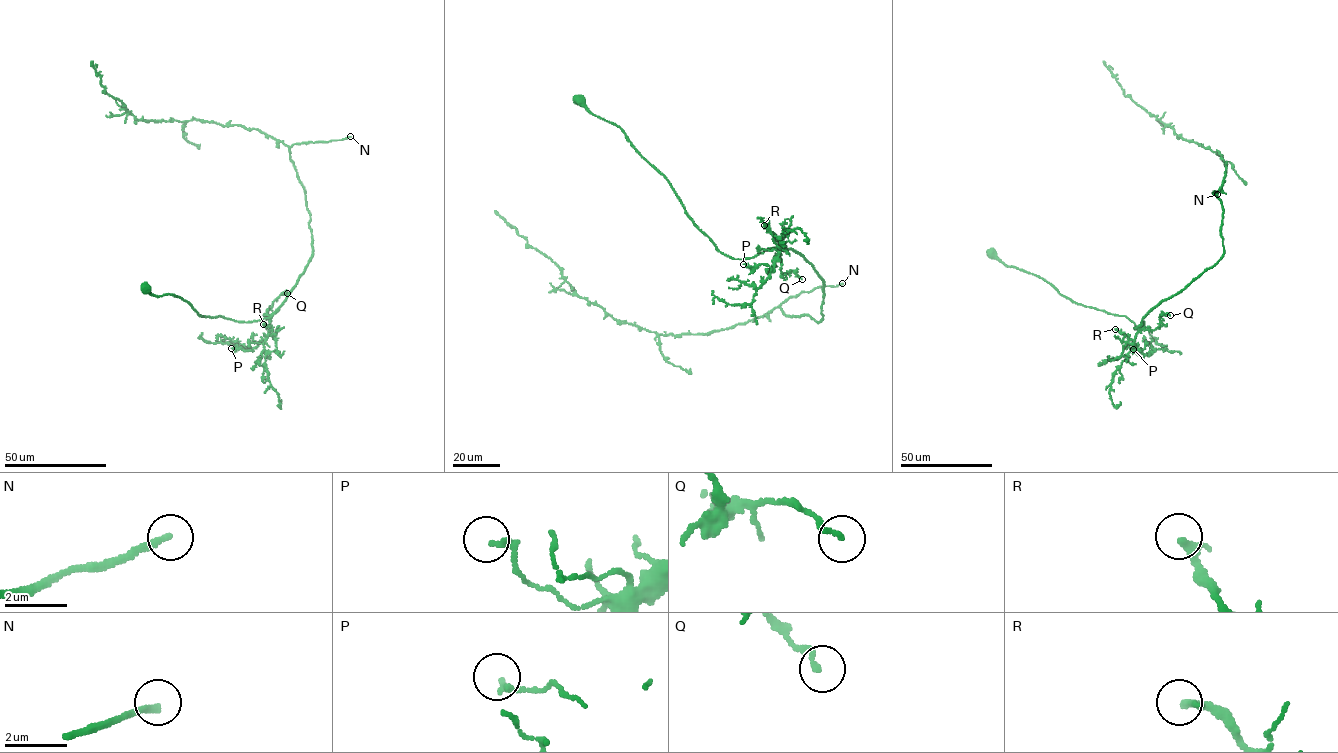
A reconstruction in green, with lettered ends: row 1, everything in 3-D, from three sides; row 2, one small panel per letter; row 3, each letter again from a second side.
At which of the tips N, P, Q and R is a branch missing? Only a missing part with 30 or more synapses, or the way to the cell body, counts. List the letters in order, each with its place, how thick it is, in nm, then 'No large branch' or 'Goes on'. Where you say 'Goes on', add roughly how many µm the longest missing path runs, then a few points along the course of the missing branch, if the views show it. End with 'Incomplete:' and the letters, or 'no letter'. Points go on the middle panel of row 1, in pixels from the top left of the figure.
N: Place: (842, 283). Thickness 200 nm. Goes on. Missing length about 200 µm
P: Place: (743, 264). Thickness 200 nm. No large branch
Q: Place: (802, 279). Thickness 150 nm. No large branch
R: Place: (764, 225). Thickness 280 nm. No large branch
Incomplete: N

